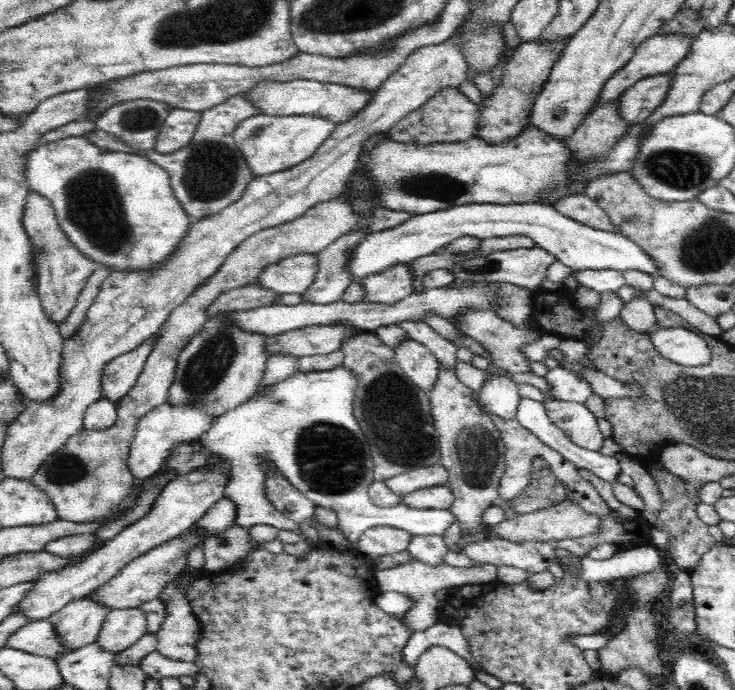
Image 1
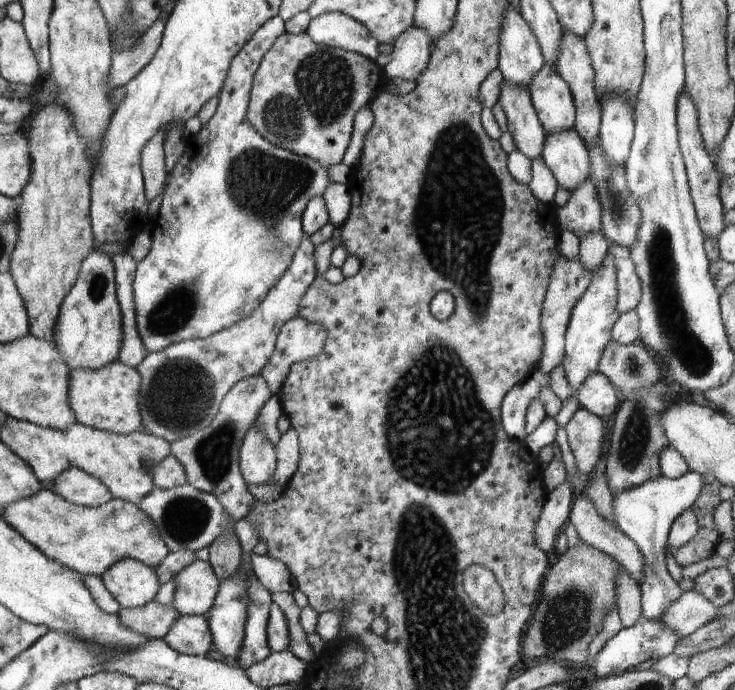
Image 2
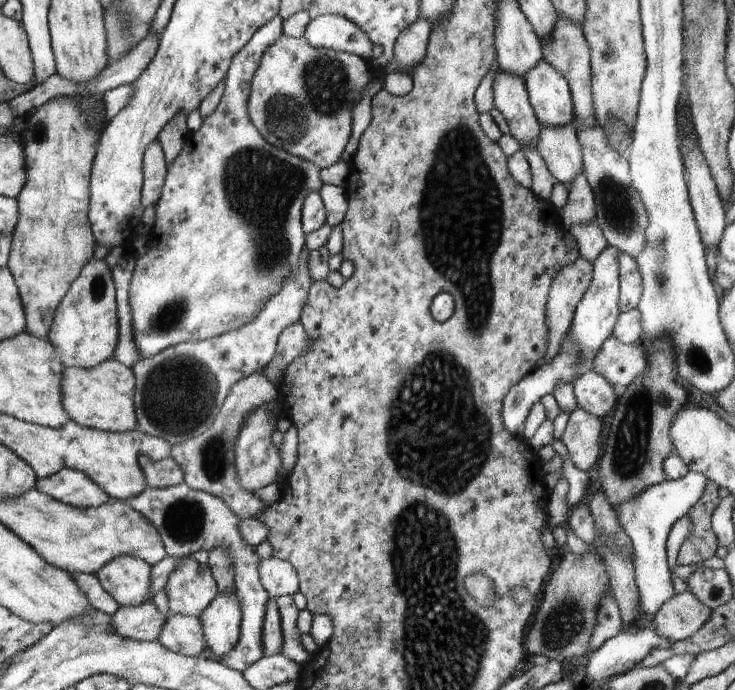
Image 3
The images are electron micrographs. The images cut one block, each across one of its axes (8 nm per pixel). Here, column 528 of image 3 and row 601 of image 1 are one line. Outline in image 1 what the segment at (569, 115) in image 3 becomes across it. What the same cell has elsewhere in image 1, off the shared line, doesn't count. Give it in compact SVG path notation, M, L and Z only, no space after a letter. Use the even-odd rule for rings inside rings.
M90 594L68 602L47 619L58 631L64 651L68 653L96 642L110 611L104 603L92 599Z

